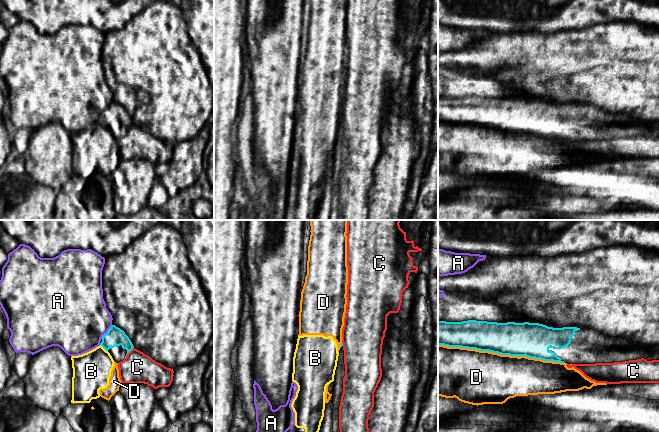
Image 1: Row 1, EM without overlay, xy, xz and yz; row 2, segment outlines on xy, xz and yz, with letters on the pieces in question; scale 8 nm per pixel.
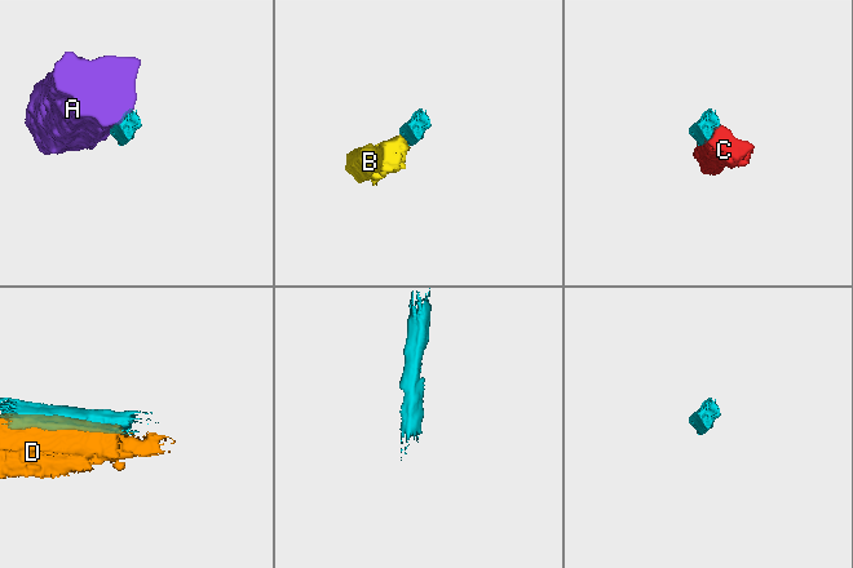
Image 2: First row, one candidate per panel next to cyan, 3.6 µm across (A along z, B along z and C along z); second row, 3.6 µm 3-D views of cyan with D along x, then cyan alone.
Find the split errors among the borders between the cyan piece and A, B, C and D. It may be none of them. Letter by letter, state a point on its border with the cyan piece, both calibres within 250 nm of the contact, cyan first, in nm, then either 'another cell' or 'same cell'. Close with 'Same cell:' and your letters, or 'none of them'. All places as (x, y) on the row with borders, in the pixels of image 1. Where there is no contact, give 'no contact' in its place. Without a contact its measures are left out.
A: meets cyan in xy at (107, 332); 150 nm thick on the cyan side, 460 nm on the other; another cell
B: meets cyan in xy at (104, 348); 150 nm thick on the cyan side, 300 nm on the other; another cell
C: meets cyan in xy at (128, 352); 150 nm thick on the cyan side, 240 nm on the other; another cell
D: meets cyan in yz at (501, 354); 280 nm thick on the cyan side, 440 nm on the other; another cell
Same cell: none of them

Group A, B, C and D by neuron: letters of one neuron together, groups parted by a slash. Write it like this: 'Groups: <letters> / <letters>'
Groups: A / B D / C

